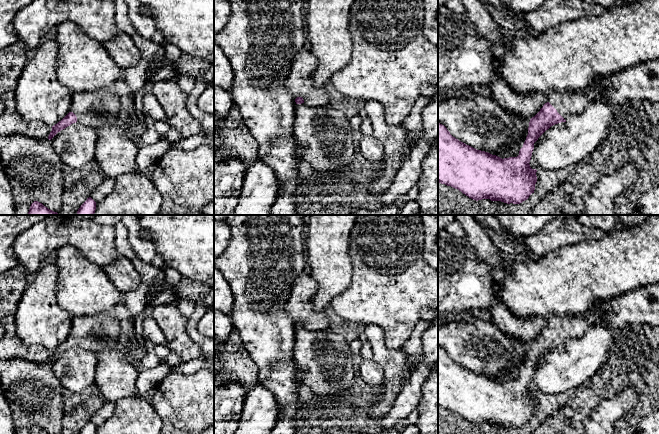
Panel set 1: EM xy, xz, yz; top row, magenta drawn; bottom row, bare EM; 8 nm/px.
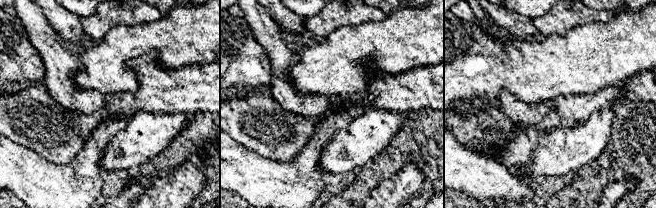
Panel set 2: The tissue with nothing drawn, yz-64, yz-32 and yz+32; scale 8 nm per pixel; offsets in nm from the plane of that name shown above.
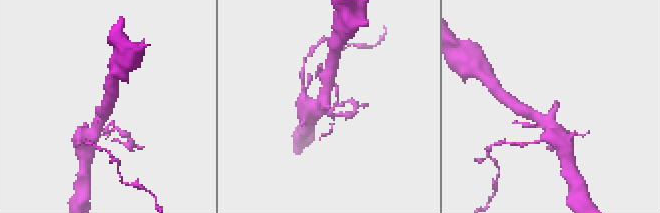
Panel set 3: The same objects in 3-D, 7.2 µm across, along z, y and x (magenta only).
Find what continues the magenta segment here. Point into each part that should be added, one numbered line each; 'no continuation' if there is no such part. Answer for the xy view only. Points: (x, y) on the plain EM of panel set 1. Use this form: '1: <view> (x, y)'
1: xy (104, 326)

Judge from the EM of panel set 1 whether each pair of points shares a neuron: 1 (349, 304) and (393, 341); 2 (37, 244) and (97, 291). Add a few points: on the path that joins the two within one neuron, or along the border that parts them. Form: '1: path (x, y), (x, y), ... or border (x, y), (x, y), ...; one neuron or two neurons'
1: path (362, 304), (366, 304), (390, 328); one neuron
2: border (55, 252), (65, 245), (72, 245), (80, 252); two neurons

